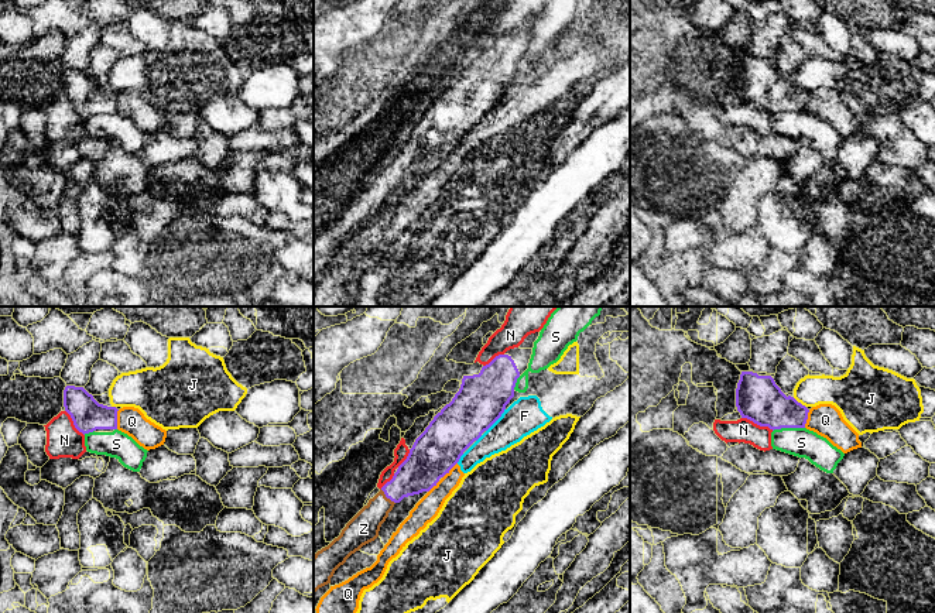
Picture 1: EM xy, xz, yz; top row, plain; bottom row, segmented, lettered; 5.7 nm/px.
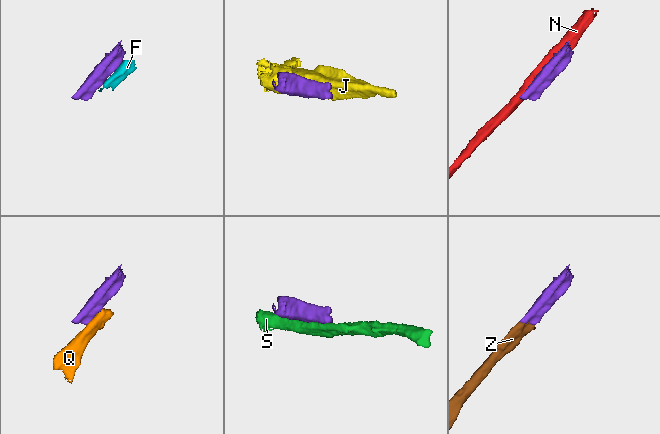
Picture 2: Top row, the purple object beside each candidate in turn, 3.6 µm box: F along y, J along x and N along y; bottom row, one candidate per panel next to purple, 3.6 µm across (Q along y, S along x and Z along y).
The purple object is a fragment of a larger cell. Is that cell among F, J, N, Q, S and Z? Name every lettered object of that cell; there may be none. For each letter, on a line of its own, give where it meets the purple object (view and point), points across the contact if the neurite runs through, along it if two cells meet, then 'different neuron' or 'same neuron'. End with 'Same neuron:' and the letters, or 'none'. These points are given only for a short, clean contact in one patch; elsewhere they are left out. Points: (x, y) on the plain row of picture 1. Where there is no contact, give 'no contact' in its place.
F: meets purple in xz at (497, 102); border along xz (504, 92), (502, 99), (486, 115); different neuron
J: meets purple in yz at (800, 86); border along yz (793, 81), (805, 91); different neuron
N: meets purple in yz at (757, 108); different neuron
Q: meets purple in xy at (116, 103); border along xy (119, 93), (116, 112); different neuron
S: meets purple in yz at (788, 110); different neuron
Z: meets purple in xz at (387, 181); runs through xz (421, 154), (387, 181), (363, 212); same neuron
Same neuron: Z

